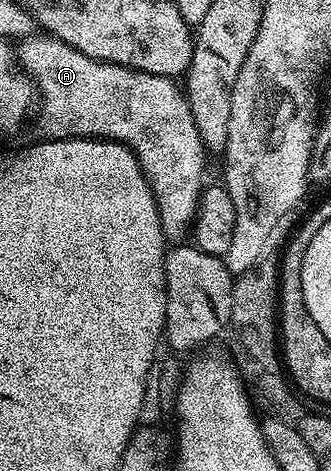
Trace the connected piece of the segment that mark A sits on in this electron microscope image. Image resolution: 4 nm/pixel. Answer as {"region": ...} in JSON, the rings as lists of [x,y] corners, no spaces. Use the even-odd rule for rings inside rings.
{"region":[[[37,32],[26,37],[19,46],[21,69],[33,79],[39,95],[42,135],[54,138],[100,138],[111,142],[124,142],[136,154],[143,168],[145,178],[153,190],[157,201],[157,211],[161,213],[161,227],[166,239],[177,244],[190,233],[193,218],[197,215],[197,205],[201,191],[206,185],[205,157],[207,151],[202,146],[186,91],[172,78],[158,74],[148,74],[142,70],[129,70],[114,62],[100,62],[97,58],[79,52],[63,40],[46,32]]]}

